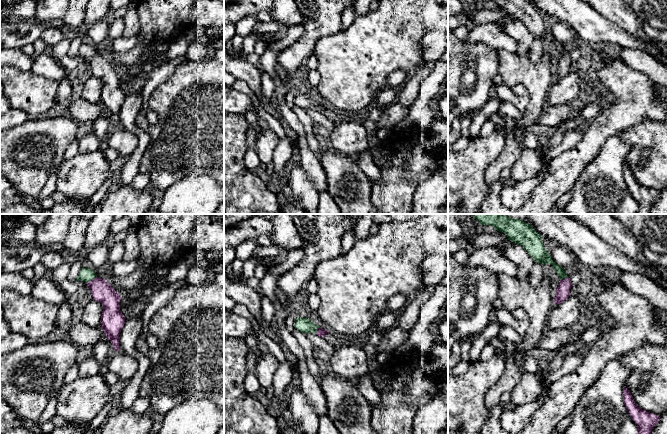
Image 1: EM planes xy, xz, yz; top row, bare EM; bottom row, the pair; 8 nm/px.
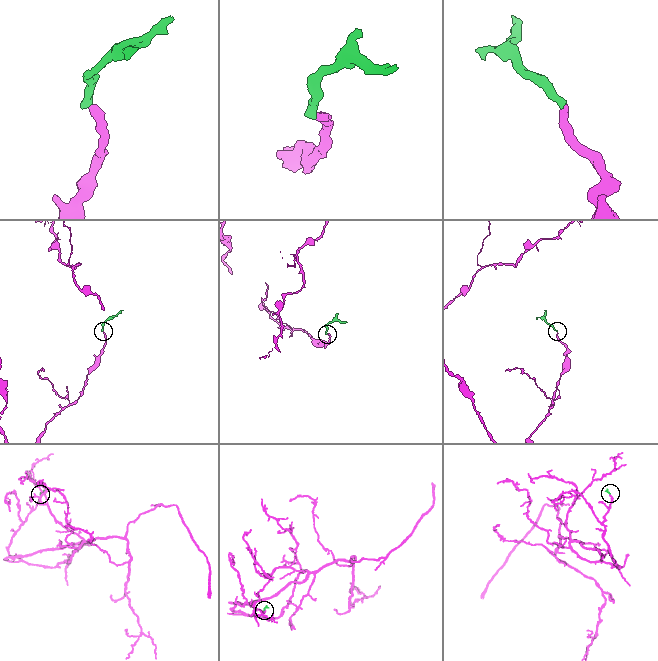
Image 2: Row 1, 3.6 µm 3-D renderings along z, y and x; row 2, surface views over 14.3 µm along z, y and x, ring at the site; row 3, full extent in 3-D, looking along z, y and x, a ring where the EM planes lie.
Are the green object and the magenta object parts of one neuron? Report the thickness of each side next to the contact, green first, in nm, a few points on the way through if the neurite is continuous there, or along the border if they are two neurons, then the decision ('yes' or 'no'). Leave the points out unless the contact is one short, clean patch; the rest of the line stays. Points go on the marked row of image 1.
calibres 110 and 170 nm; way xy (86, 274), (92, 279), (102, 292); yes

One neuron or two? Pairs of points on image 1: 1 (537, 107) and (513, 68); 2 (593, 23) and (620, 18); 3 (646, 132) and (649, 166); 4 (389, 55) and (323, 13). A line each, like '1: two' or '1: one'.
1: one
2: two
3: one
4: two

